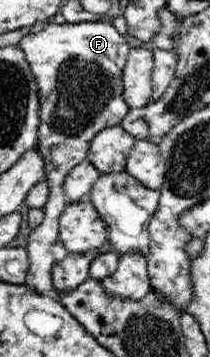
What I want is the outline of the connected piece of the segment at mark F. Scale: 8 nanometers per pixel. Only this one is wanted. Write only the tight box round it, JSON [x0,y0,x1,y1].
[19,20,133,295]

